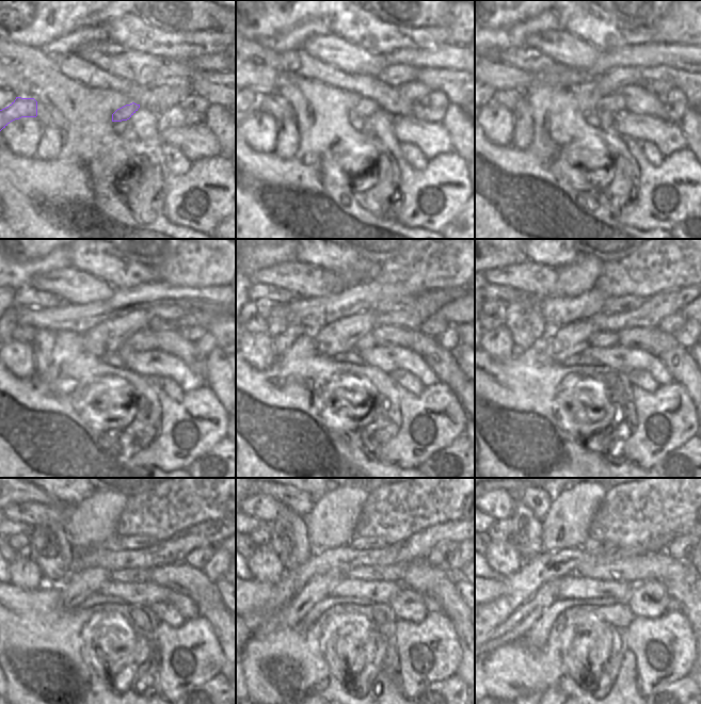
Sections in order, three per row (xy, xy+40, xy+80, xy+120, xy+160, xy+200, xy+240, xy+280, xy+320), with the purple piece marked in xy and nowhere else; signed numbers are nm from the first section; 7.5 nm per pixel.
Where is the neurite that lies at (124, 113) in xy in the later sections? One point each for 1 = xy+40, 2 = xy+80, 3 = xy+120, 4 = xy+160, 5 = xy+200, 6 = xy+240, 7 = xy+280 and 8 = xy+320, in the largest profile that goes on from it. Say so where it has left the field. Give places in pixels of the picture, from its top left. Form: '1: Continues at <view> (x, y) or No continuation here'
1: Continues at xy+40 (367, 107)
2: Continues at xy+80 (615, 102)
3: Continues at xy+120 (144, 339)
4: Continues at xy+160 (388, 336)
5: Continues at xy+200 (639, 337)
6: Continues at xy+240 (177, 573)
7: Continues at xy+280 (452, 605)
8: Continues at xy+320 (691, 605).

